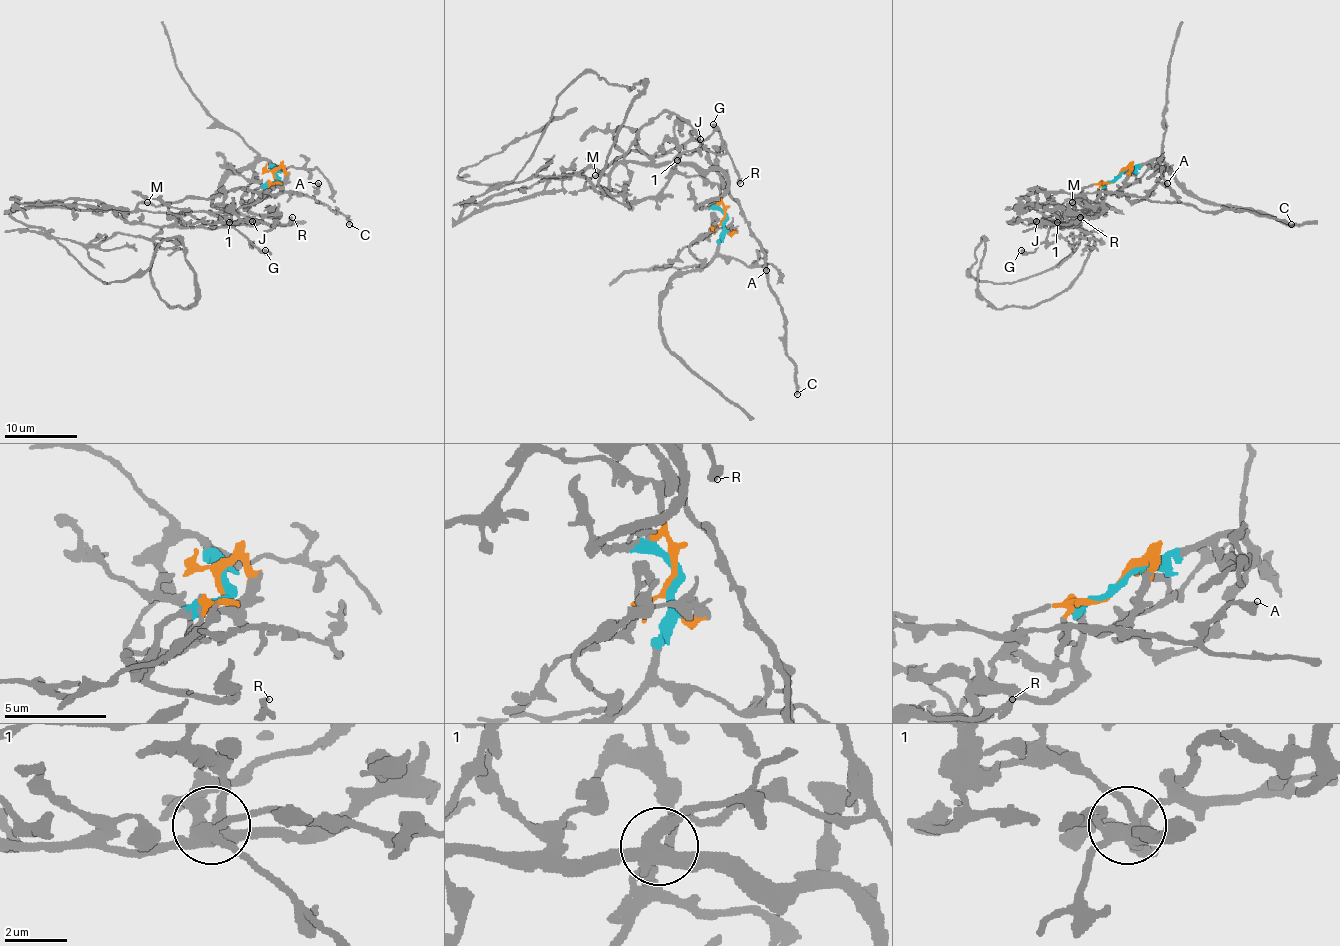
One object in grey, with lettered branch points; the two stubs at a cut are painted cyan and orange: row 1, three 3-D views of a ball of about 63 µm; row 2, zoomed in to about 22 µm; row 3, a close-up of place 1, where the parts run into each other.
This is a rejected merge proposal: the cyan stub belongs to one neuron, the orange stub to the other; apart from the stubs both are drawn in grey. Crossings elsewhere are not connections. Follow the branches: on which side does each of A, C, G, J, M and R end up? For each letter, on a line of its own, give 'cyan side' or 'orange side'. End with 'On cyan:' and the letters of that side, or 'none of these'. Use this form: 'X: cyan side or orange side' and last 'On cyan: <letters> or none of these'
A: orange side
C: orange side
G: orange side
J: orange side
M: orange side
R: orange side
On cyan: none of these

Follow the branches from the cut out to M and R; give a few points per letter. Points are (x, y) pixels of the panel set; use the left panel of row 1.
M: (274, 177), (272, 193), (236, 188), (209, 199), (185, 199), (156, 206), (147, 202)
R: (274, 177), (272, 188), (232, 211), (227, 217), (229, 222), (245, 219), (287, 224), (293, 217)

